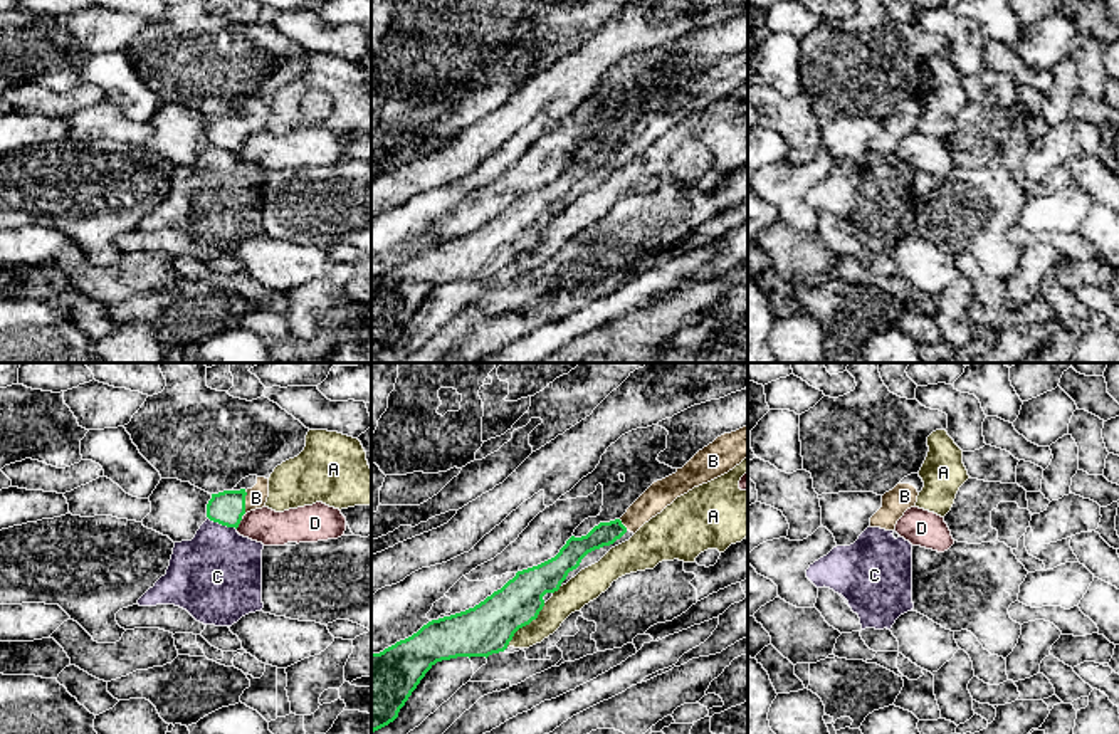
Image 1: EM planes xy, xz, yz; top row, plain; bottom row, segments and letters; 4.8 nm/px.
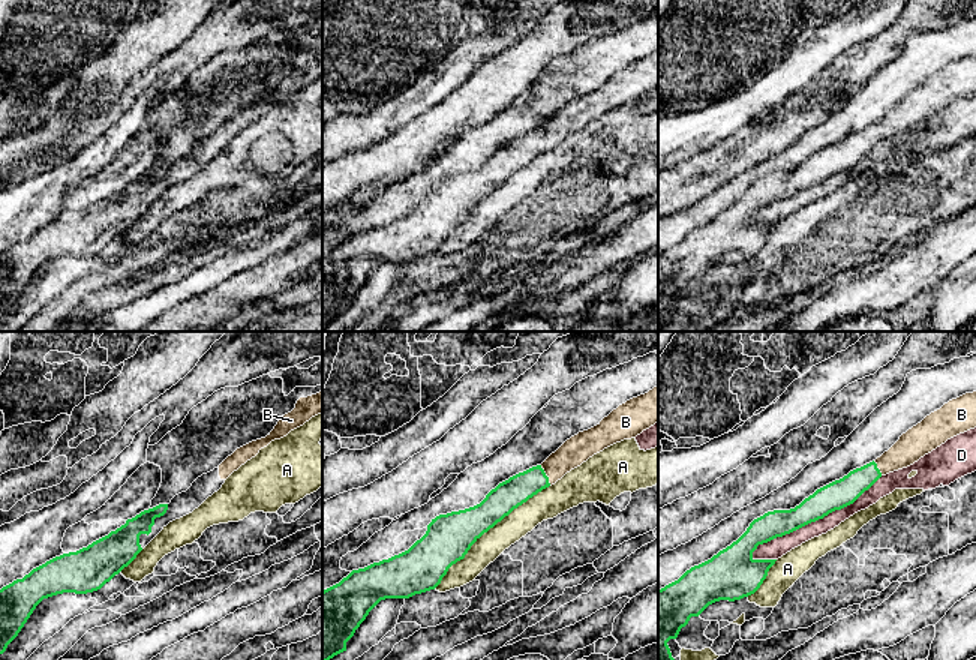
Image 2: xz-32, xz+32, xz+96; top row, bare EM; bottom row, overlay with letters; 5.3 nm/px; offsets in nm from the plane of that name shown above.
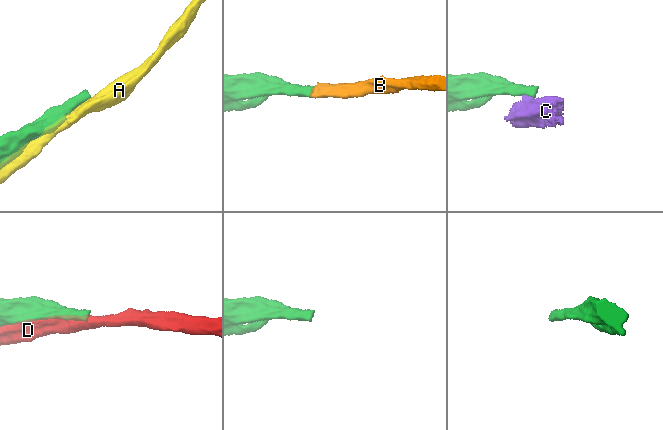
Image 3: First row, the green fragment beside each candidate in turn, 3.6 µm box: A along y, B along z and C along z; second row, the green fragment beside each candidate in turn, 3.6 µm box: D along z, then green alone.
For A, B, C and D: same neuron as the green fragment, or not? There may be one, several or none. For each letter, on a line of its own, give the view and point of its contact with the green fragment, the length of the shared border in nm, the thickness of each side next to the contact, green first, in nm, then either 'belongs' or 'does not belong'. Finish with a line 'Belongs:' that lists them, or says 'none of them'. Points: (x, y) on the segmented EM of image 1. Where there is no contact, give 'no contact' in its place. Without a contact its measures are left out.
A: contact xz (525, 625); length 280 nm; calibres 240 and 140 nm; does not belong
B: contact xy (244, 504); length 140 nm; calibres 160 and 100 nm; belongs
C: contact xy (222, 524); length 150 nm; calibres 160 and 440 nm; does not belong
D: contact xy (239, 523); length 60 nm; calibres 160 and 170 nm; does not belong
Belongs: B

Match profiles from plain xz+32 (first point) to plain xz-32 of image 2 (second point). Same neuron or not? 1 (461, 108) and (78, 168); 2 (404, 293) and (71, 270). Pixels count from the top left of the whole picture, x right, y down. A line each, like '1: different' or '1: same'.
1: different
2: different

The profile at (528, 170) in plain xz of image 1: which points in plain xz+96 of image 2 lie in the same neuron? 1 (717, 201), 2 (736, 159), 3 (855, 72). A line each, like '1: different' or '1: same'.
1: same
2: different
3: different

